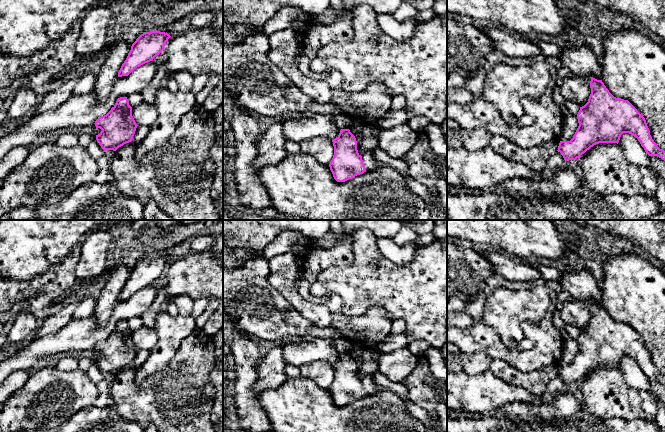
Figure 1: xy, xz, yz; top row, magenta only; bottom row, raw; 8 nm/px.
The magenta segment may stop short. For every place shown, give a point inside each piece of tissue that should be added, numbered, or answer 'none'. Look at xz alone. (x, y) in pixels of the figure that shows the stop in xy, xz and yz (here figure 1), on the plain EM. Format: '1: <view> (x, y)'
none

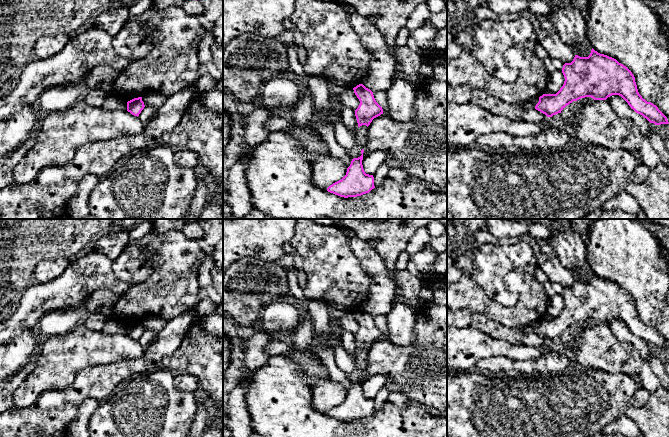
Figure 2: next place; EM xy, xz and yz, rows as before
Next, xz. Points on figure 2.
none

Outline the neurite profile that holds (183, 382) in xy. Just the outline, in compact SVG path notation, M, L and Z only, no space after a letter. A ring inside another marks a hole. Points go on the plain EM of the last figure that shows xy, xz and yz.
M175 374L174 386L178 391L194 392L199 386L199 381L189 374Z

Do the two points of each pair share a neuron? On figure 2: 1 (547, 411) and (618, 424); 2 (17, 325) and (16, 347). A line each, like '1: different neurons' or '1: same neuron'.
1: different neurons
2: different neurons

